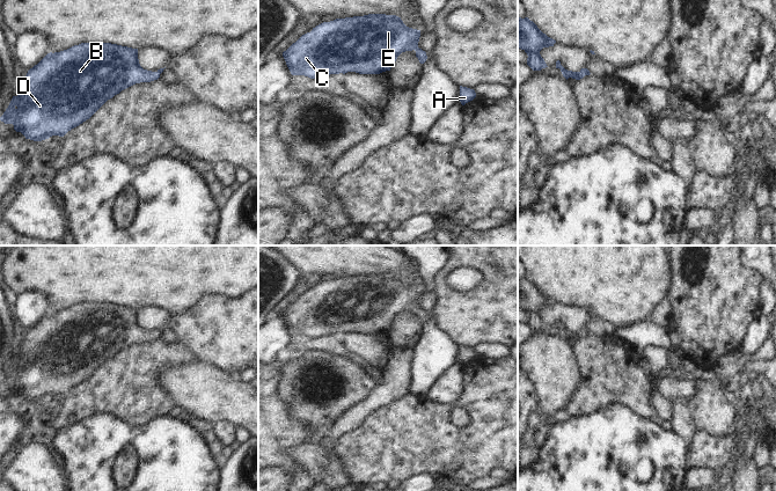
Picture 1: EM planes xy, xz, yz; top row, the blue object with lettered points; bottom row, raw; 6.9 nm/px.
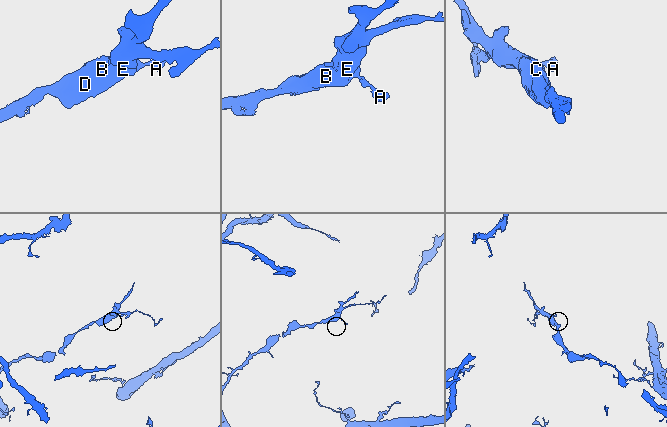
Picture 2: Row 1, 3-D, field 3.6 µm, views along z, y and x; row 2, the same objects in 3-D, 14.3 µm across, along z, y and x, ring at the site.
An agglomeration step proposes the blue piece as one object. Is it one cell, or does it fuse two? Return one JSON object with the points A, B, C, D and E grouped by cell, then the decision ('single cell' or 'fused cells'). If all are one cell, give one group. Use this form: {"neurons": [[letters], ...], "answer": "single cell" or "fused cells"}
{"neurons": [["A", "B", "C", "D", "E"]], "answer": "single cell"}

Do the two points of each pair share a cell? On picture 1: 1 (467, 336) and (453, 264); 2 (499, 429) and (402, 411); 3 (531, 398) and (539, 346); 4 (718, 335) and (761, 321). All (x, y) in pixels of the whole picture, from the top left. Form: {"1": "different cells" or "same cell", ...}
{"1": "same cell", "2": "same cell", "3": "different cells", "4": "different cells"}

